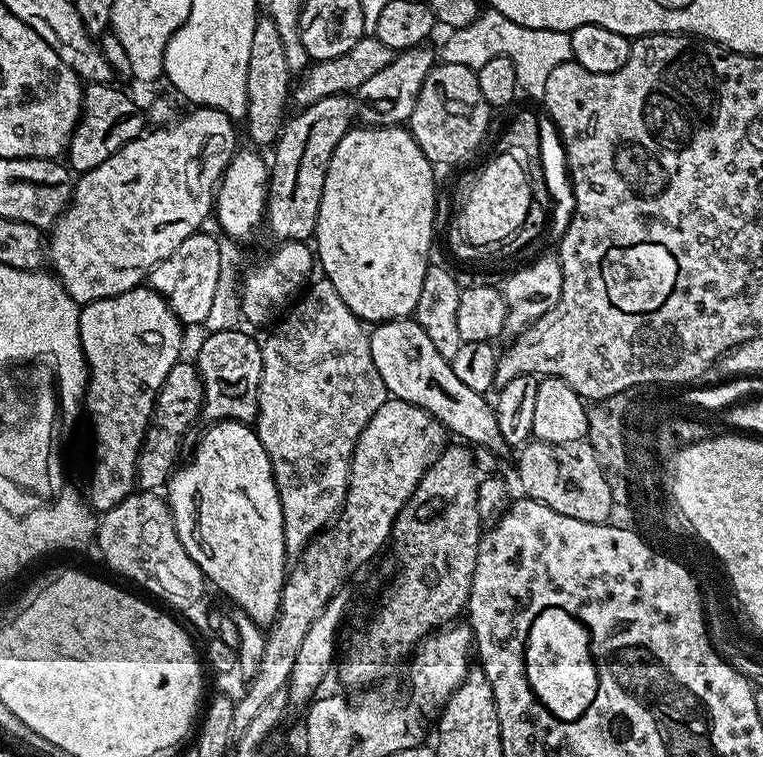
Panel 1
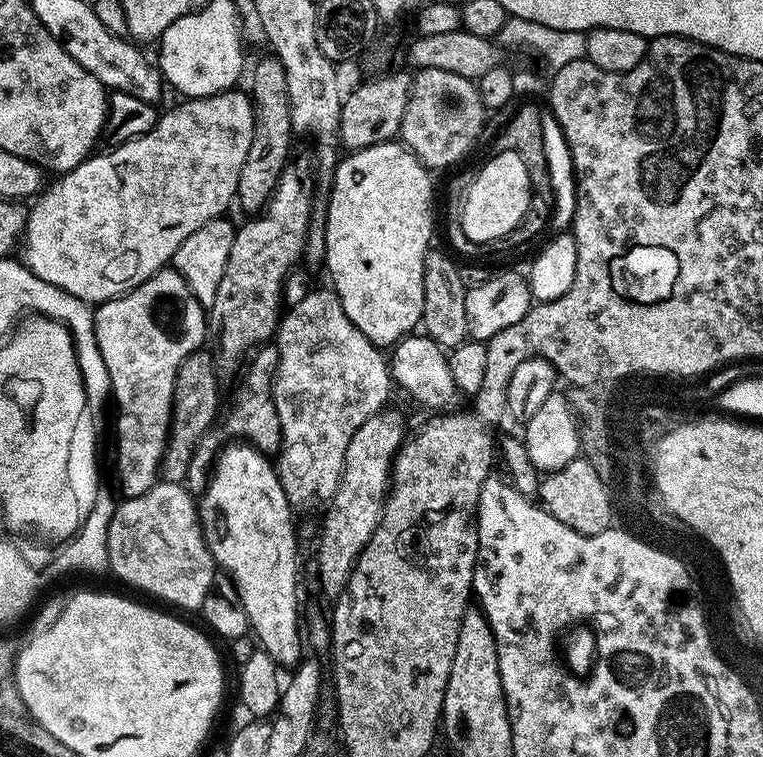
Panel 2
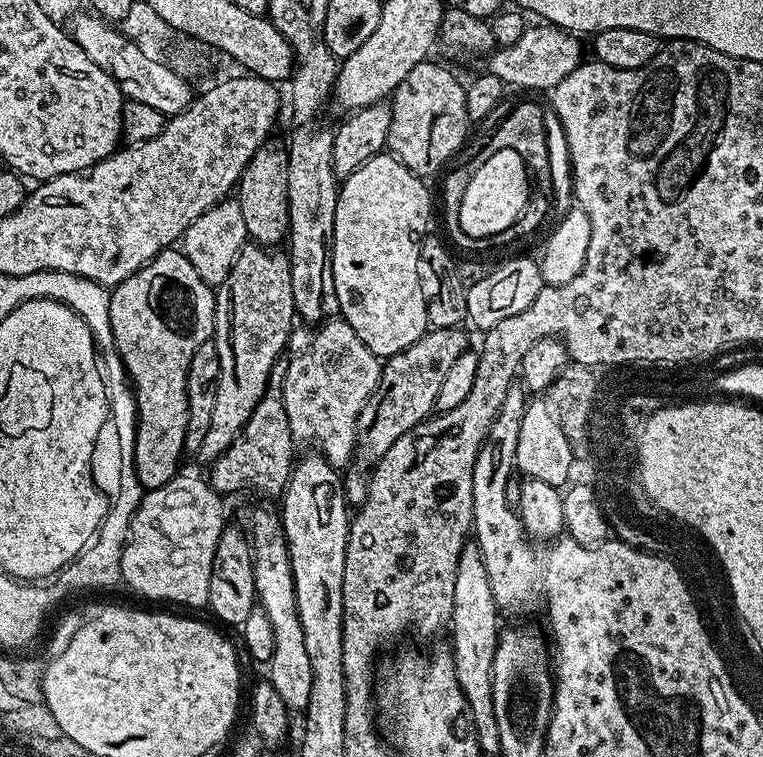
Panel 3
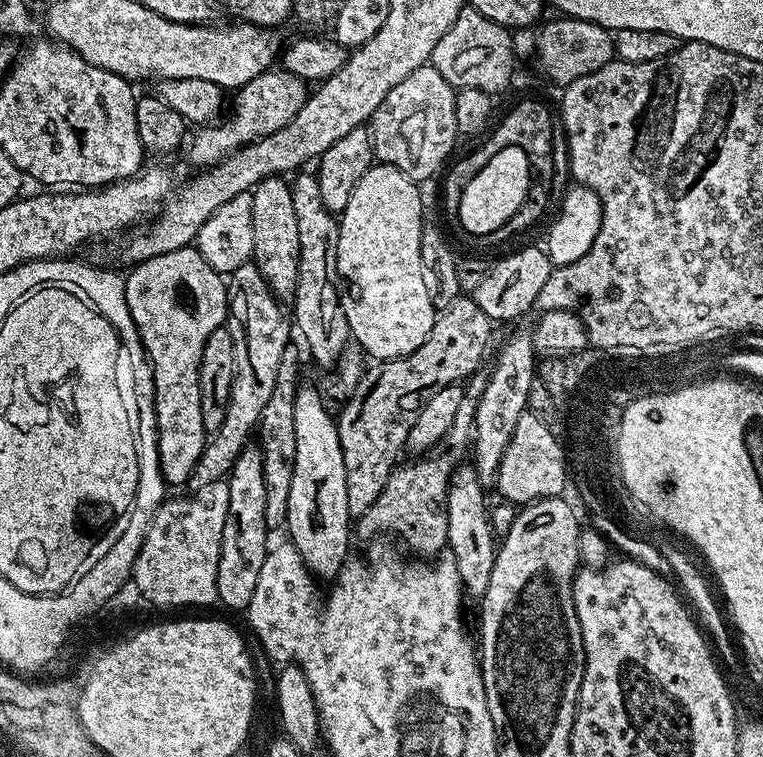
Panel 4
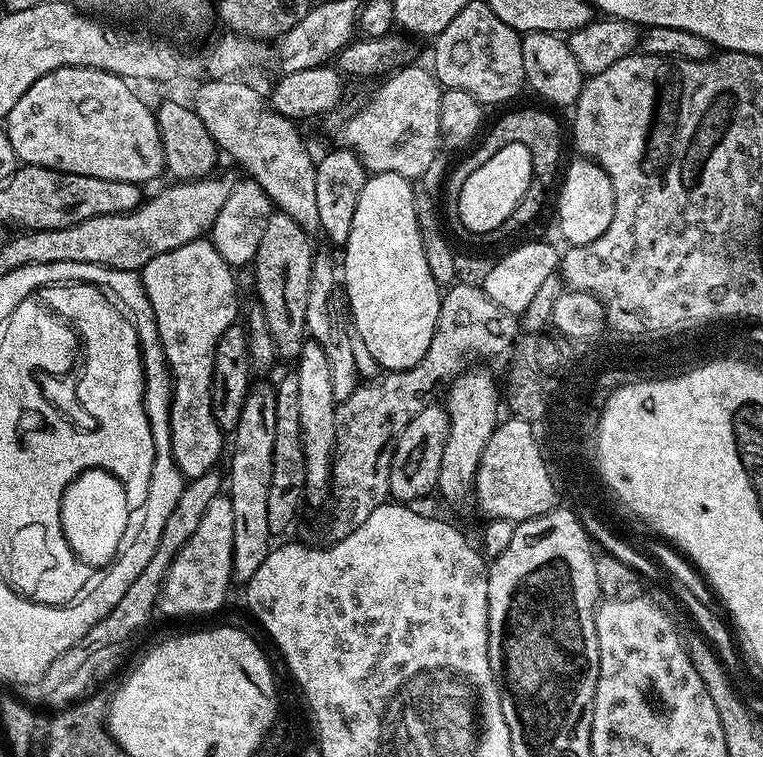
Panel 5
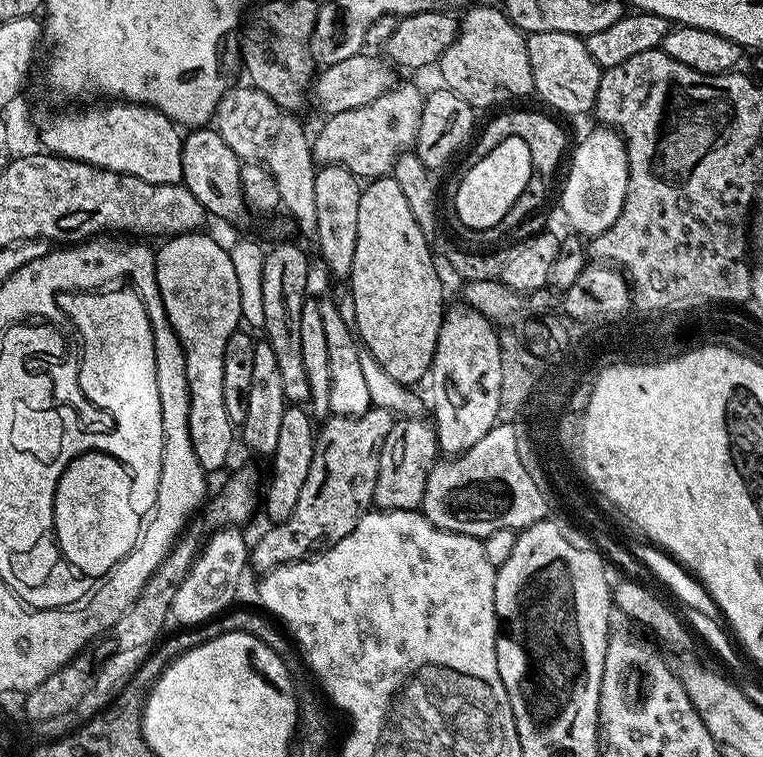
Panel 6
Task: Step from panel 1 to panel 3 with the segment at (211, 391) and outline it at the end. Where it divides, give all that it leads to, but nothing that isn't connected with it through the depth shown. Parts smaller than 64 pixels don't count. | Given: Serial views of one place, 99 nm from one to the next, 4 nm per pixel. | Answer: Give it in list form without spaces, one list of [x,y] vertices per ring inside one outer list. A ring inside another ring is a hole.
[[[282,355],[274,362],[270,370],[270,378],[258,406],[254,406],[254,414],[250,414],[250,422],[242,426],[238,438],[230,442],[226,454],[222,454],[211,465],[206,479],[209,486],[218,493],[229,494],[235,488],[245,484],[248,488],[257,488],[264,496],[283,497],[292,477],[292,469],[298,459],[298,441],[292,436],[290,418],[286,418],[286,402],[282,398],[284,379],[286,378],[287,355]]]

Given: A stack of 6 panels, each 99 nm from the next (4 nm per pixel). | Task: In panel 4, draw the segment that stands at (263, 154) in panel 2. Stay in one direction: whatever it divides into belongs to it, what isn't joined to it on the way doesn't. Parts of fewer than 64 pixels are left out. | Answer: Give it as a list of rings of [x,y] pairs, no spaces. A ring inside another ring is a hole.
[[[283,175],[267,176],[251,191],[254,202],[254,250],[252,260],[257,270],[266,278],[270,290],[281,305],[291,305],[296,296],[298,282],[298,218],[294,214],[292,185]]]

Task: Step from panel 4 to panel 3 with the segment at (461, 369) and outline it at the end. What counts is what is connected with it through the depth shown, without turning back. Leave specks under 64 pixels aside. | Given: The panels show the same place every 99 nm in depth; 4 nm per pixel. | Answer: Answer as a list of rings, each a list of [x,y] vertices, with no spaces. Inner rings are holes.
[[[463,327],[432,328],[425,332],[414,346],[387,357],[380,369],[380,381],[374,394],[366,402],[356,423],[356,452],[364,460],[375,462],[414,426],[433,415],[438,390],[454,362],[469,347],[468,336]]]

